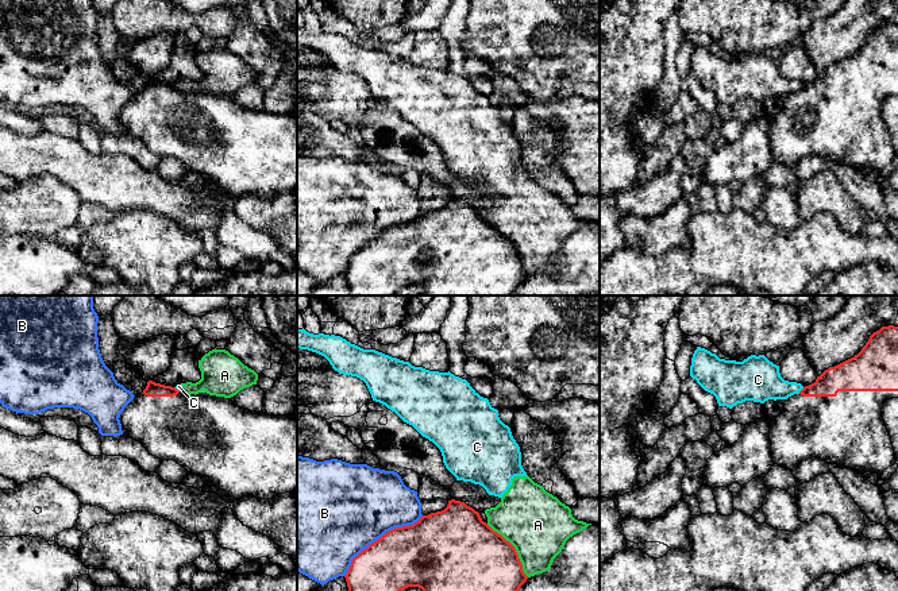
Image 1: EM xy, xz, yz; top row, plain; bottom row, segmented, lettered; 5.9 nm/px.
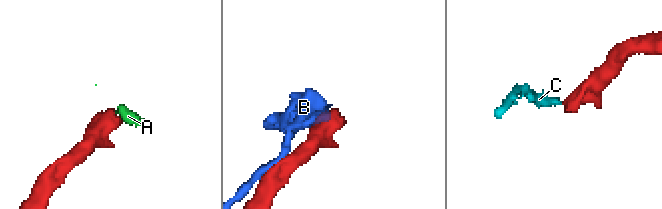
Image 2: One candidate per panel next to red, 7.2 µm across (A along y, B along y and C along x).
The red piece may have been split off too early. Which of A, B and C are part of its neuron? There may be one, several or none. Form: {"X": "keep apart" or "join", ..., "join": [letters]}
{"A": "keep apart", "B": "keep apart", "C": "keep apart", "join": []}

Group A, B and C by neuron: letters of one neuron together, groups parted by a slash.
A C / B

